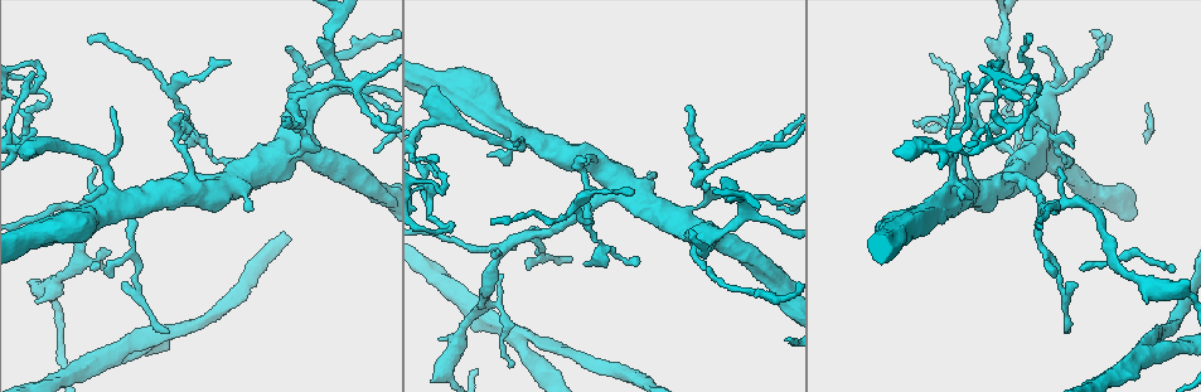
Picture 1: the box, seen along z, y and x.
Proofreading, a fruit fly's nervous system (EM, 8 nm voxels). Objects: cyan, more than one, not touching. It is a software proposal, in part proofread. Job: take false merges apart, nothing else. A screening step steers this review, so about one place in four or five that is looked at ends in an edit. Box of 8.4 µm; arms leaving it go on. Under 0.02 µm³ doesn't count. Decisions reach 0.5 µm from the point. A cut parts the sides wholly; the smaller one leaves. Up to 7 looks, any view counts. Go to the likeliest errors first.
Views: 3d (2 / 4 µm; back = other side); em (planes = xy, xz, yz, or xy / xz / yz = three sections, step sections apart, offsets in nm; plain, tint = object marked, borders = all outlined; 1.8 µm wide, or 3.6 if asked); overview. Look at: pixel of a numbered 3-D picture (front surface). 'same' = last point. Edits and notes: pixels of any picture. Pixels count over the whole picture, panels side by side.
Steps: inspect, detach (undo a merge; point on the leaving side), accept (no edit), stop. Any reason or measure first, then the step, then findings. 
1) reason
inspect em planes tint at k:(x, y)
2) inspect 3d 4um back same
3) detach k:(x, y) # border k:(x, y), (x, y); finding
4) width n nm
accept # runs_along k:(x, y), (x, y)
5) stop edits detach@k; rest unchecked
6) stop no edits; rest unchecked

a fork
inspect 3d 2um at 1:(1145, 353)

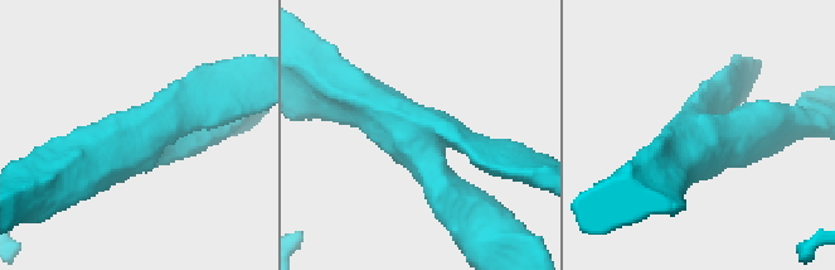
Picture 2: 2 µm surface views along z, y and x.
arms 3; arm_widths 220, 280, 380 nm
inspect em 3.6um yz step 4 borders at 2:(424, 135)

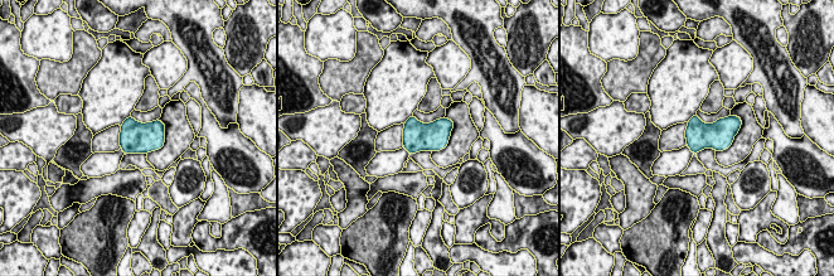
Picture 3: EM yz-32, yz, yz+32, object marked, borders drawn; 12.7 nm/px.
width 360 nm
accept # one neuron here

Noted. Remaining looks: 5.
thick turns thin
inspect 3d 4um at 1:(438, 112)

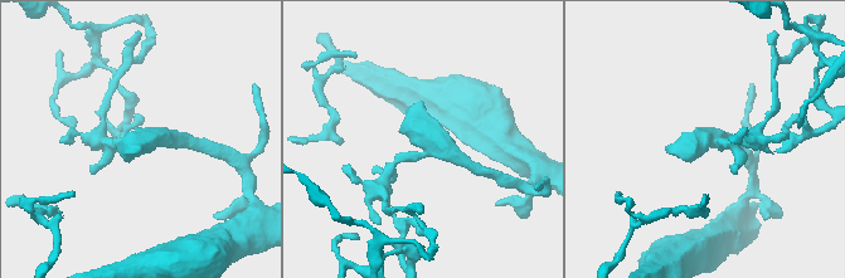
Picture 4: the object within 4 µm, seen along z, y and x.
inspect em xz step 8 tint at 4:(424, 140)

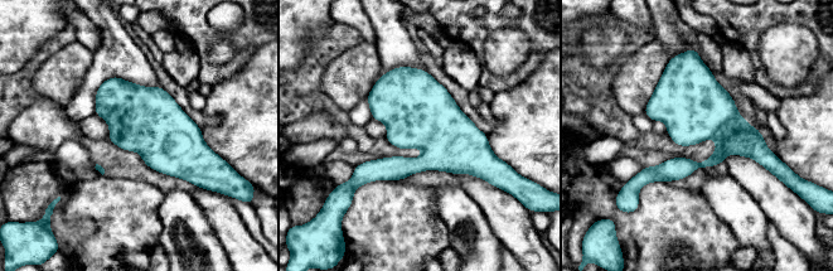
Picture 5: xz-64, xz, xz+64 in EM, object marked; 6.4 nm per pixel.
accept # one neuron here

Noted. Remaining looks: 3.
sharp bend
inspect em xz step 8 tint at 1:(444, 187)

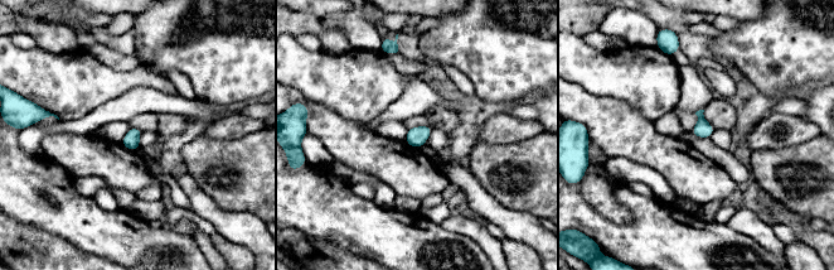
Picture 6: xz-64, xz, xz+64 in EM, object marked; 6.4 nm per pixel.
inspect em planes tint same

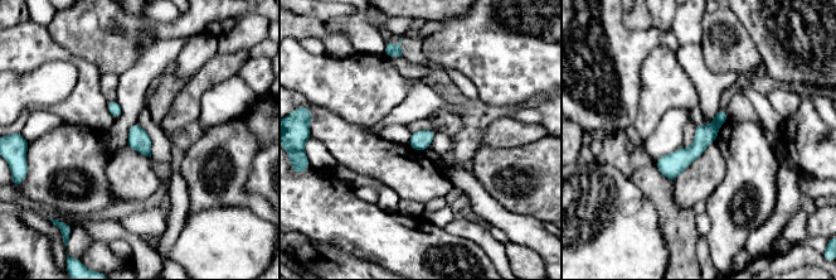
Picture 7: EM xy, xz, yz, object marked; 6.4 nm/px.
width 130 nm
detach 7:(722, 115) # border 7:(714, 122), (719, 126); two neurons meet here

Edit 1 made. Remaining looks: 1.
stop edits detach@7; rest unchecked

